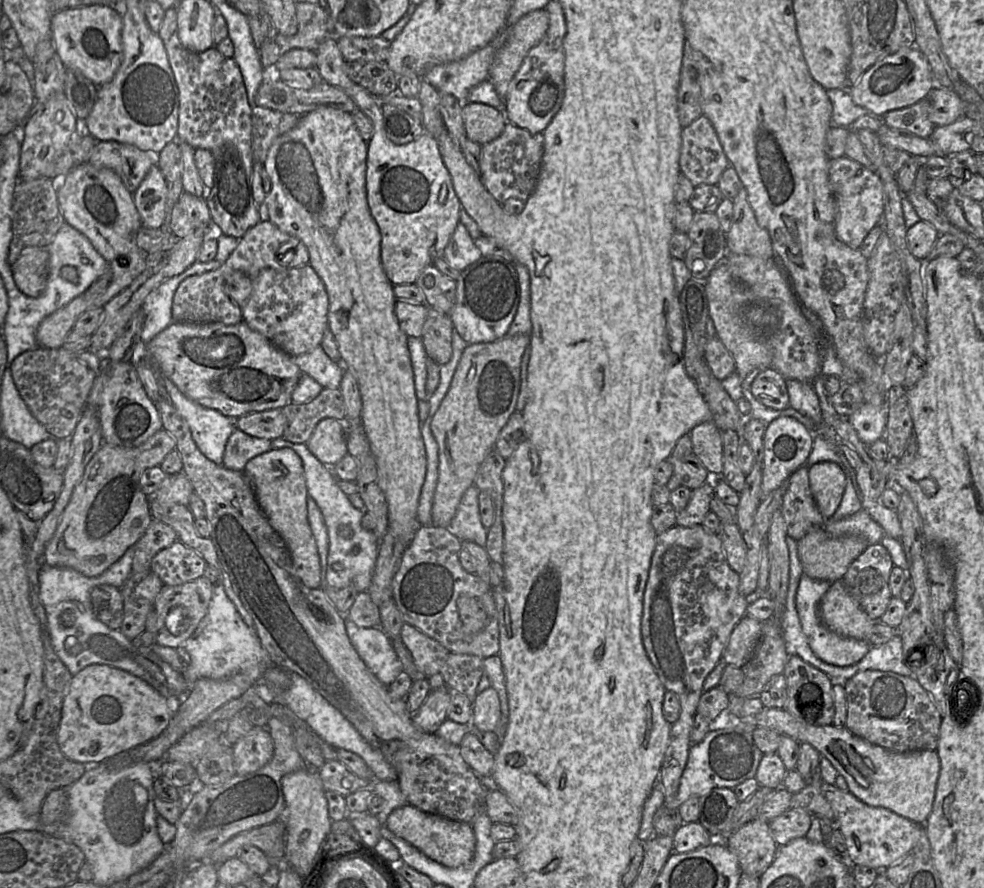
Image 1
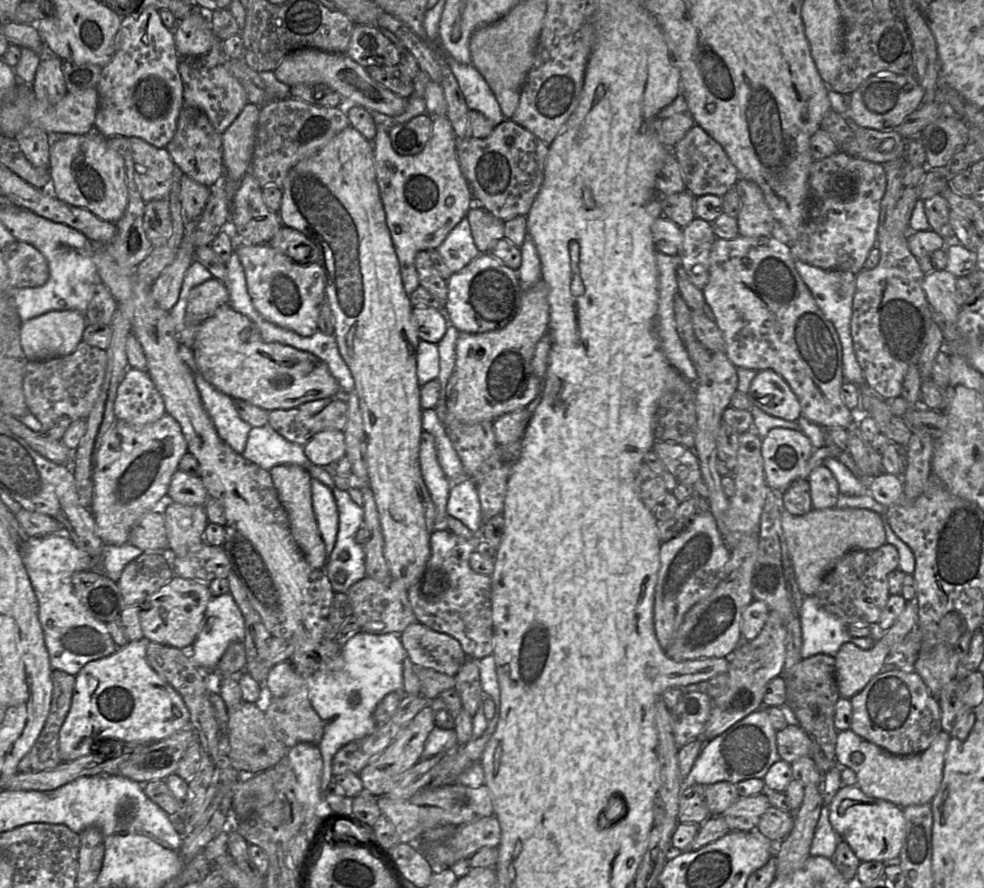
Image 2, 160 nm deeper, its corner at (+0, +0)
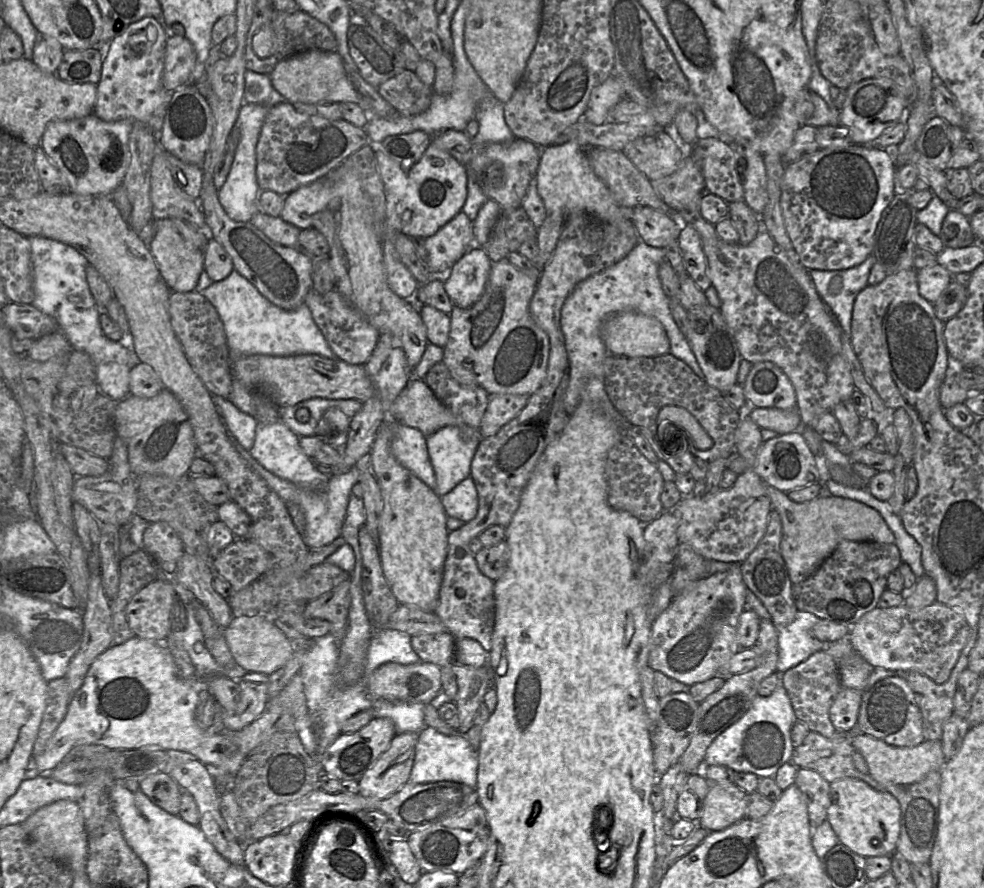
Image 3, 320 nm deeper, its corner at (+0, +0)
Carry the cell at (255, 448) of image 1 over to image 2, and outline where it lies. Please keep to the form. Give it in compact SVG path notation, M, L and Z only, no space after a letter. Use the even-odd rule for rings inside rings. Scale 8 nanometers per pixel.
M268 424L252 427L242 456L265 470L279 464L296 464L308 471L311 461L302 445L286 440Z

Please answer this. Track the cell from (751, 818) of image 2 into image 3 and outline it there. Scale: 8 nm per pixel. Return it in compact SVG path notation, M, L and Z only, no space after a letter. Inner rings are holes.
M709 783L697 825L708 832L722 831L746 817L748 794L732 783Z

